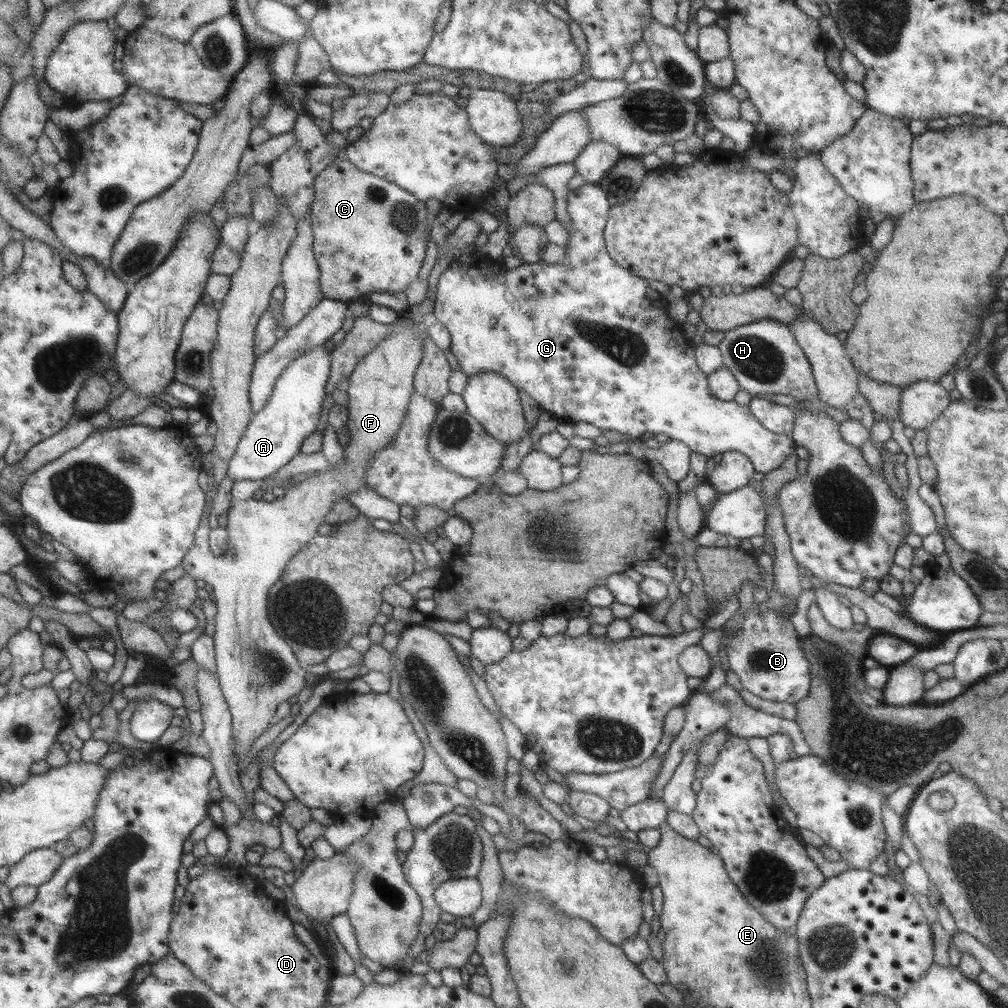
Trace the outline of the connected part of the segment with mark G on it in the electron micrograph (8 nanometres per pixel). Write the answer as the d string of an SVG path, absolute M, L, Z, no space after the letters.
M583 184L567 194L567 212L569 213L570 226L569 241L566 244L565 259L559 264L521 263L516 269L499 268L499 274L488 274L485 262L477 262L477 253L471 255L460 255L455 257L447 268L443 270L438 278L434 307L432 313L450 334L450 345L448 349L455 356L459 363L459 371L465 376L473 376L480 372L496 372L504 376L517 391L523 390L531 397L545 412L548 412L559 421L569 422L586 422L592 424L601 430L615 430L621 434L627 434L633 438L640 437L644 432L650 432L653 435L666 434L670 439L684 442L691 451L700 452L707 458L721 454L728 450L736 450L744 454L753 465L757 472L766 473L775 470L785 459L796 444L792 438L786 434L775 434L769 432L762 424L749 412L745 405L735 403L735 401L719 401L709 395L708 383L705 374L703 374L696 365L694 359L694 346L683 337L681 325L671 321L668 315L669 302L665 296L659 292L647 287L647 280L639 278L634 274L619 266L607 254L602 232L606 225L606 218L610 209L610 204L605 192L601 191L597 184Z

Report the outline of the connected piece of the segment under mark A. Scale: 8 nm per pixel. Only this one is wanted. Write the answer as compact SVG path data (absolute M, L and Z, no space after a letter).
M320 344L300 354L289 363L289 366L281 371L281 374L276 378L273 392L267 399L265 406L259 412L253 414L249 424L243 431L235 452L228 460L226 476L232 478L235 482L238 480L261 480L263 477L273 474L280 466L283 466L290 458L299 453L303 440L316 431L329 369L330 353L327 353L324 344Z

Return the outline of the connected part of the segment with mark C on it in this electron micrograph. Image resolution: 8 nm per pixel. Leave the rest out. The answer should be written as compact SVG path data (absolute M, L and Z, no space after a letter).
M345 157L329 163L315 176L310 202L312 250L320 272L322 295L351 302L372 292L403 292L417 278L425 256L430 227L425 203L391 182L357 170Z

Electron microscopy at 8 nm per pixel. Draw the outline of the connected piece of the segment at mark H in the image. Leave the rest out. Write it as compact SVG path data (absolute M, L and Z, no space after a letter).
M763 319L736 326L724 332L724 337L716 347L720 350L722 365L732 372L740 391L745 391L751 396L789 395L797 398L798 402L815 400L817 387L810 362L787 325Z

